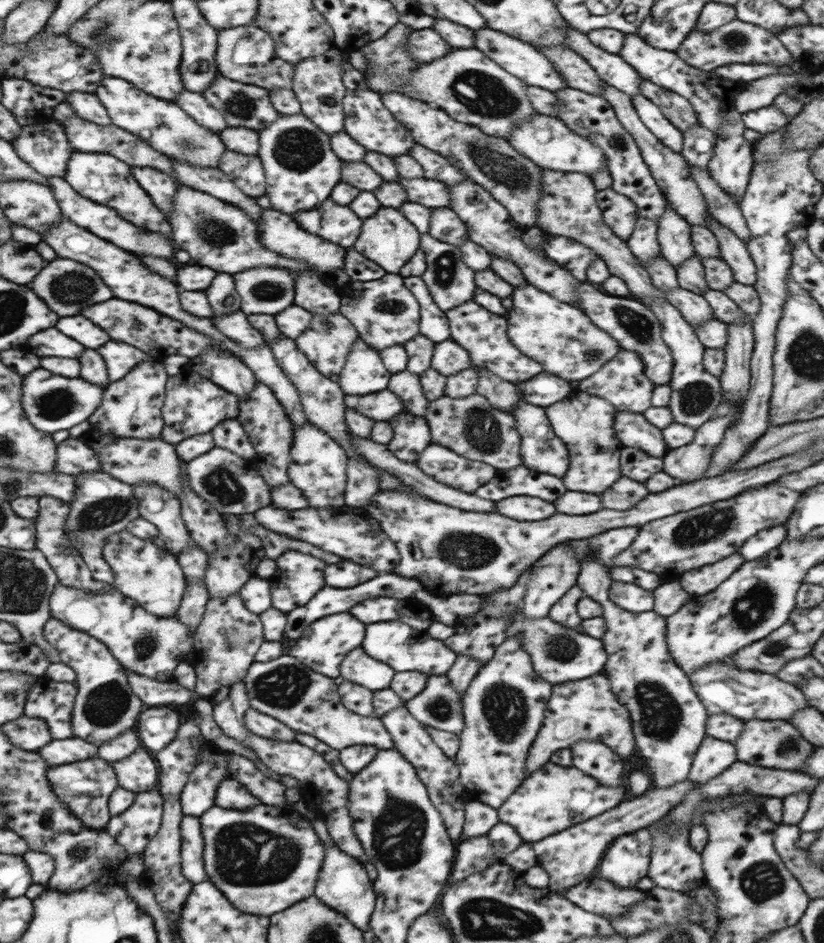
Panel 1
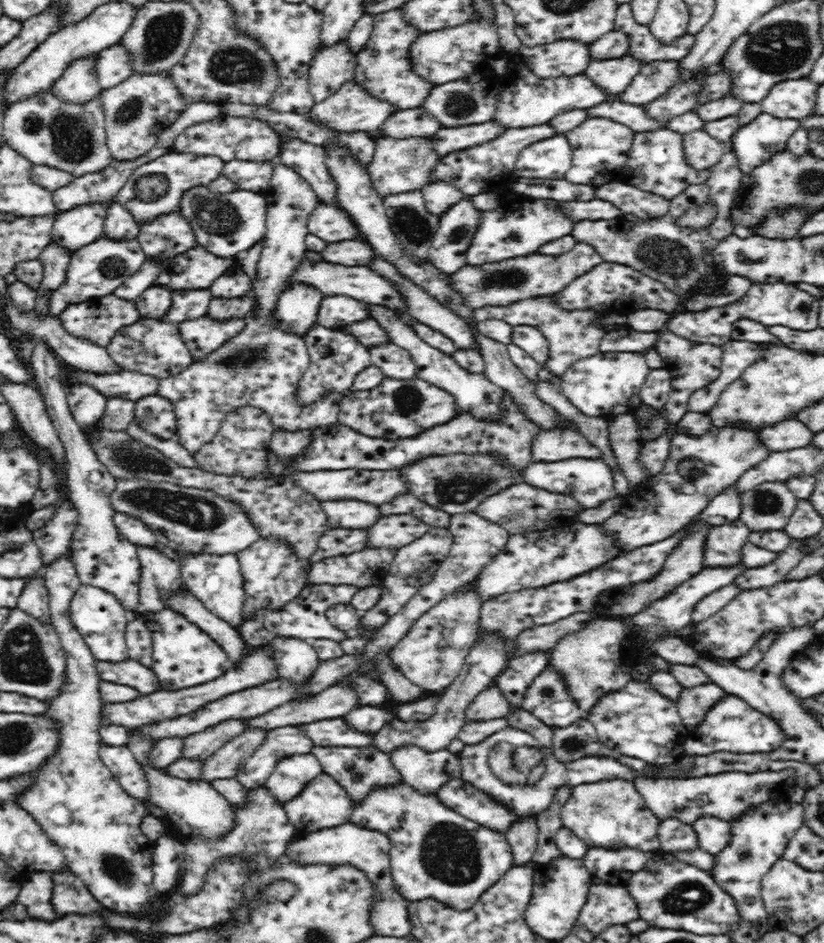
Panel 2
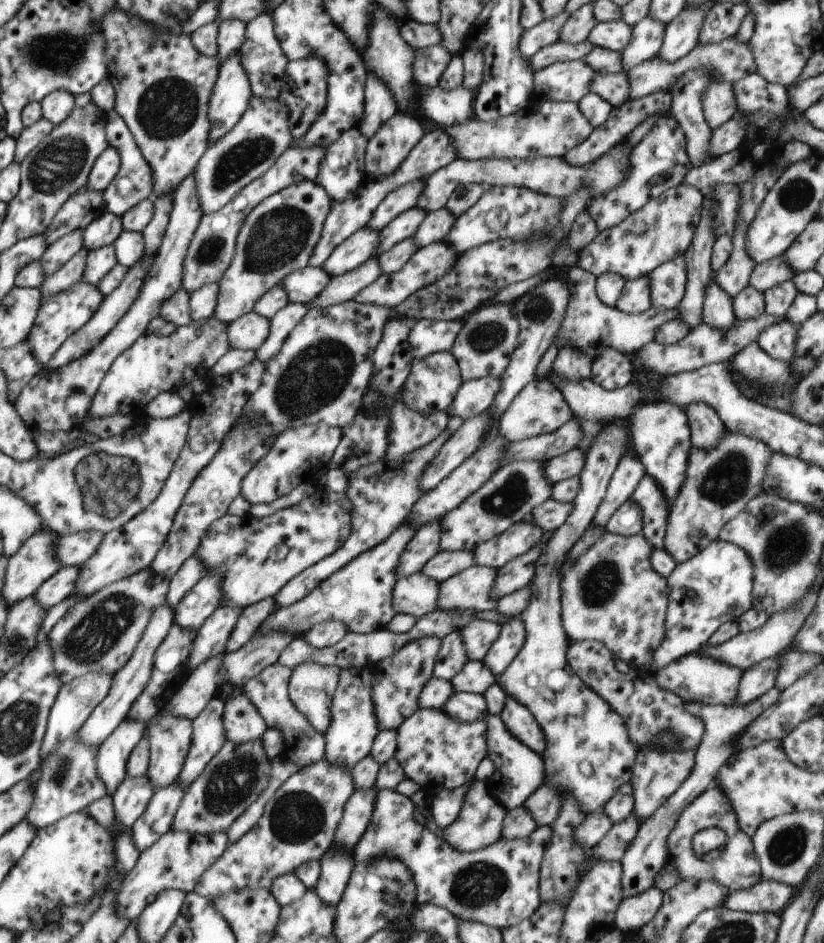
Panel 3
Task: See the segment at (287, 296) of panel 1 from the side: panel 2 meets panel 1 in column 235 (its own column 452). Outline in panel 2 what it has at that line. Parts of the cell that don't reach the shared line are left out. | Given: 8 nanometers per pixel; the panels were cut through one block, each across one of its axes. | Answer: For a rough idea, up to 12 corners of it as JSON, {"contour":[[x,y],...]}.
{"contour":[[584,242],[564,256],[462,266],[468,307],[506,306],[564,290],[603,264]]}

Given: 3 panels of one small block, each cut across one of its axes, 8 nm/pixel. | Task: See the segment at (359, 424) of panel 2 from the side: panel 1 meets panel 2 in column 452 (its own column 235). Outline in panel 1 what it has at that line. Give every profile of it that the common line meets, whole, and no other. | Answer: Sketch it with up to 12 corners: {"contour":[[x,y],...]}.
{"contour":[[169,376],[161,439],[173,445],[240,414],[207,376]]}

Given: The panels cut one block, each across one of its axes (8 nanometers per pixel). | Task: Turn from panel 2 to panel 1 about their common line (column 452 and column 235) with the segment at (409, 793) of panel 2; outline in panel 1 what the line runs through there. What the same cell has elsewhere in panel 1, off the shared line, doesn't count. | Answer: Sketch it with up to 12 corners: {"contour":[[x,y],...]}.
{"contour":[[214,805],[206,875],[242,912],[315,894],[325,846],[298,812]]}

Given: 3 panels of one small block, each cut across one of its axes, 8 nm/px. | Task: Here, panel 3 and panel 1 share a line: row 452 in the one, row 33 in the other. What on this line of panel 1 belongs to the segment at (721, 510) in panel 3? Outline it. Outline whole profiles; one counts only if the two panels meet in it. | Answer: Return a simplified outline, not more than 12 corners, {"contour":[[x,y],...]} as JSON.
{"contour":[[737,18],[694,28],[675,53],[702,71],[794,59],[773,32]]}

